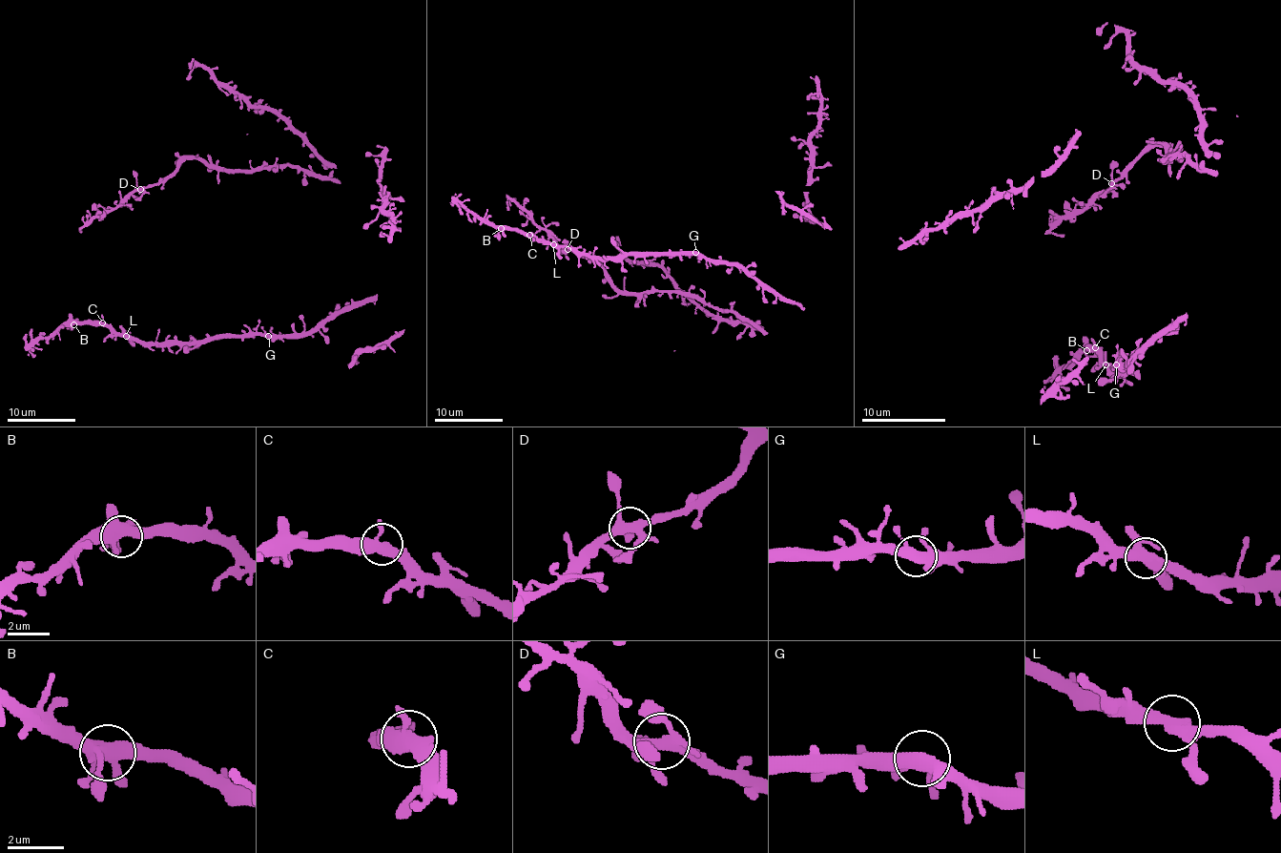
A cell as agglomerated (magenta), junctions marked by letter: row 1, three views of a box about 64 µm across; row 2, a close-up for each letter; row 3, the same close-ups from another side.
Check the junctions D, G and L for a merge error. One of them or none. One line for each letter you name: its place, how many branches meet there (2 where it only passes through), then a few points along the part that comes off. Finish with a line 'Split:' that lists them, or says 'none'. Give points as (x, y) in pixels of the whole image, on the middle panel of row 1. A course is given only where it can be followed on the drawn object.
Split: none

